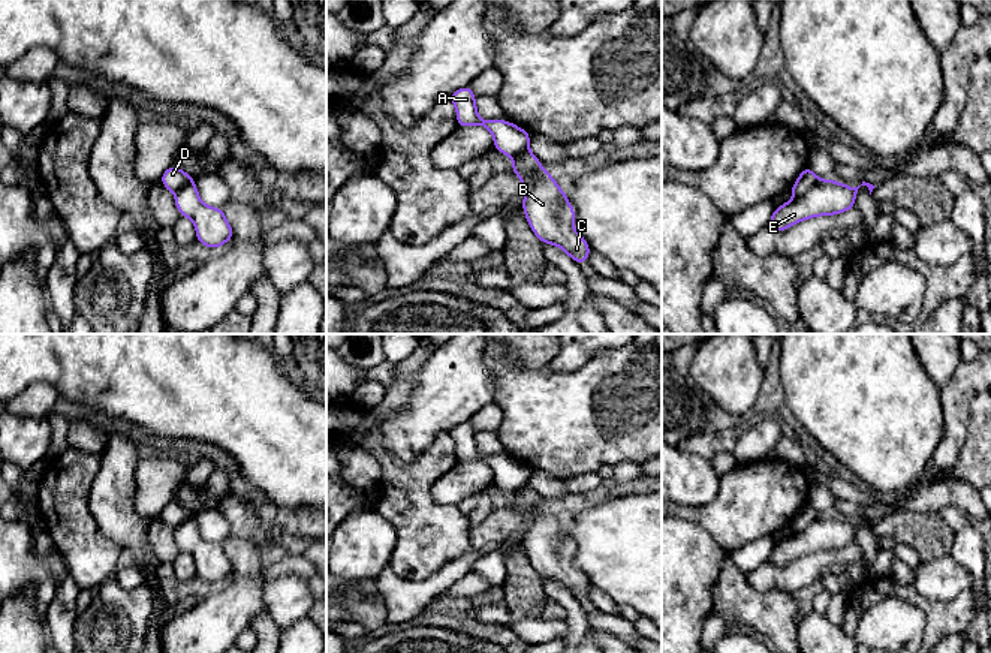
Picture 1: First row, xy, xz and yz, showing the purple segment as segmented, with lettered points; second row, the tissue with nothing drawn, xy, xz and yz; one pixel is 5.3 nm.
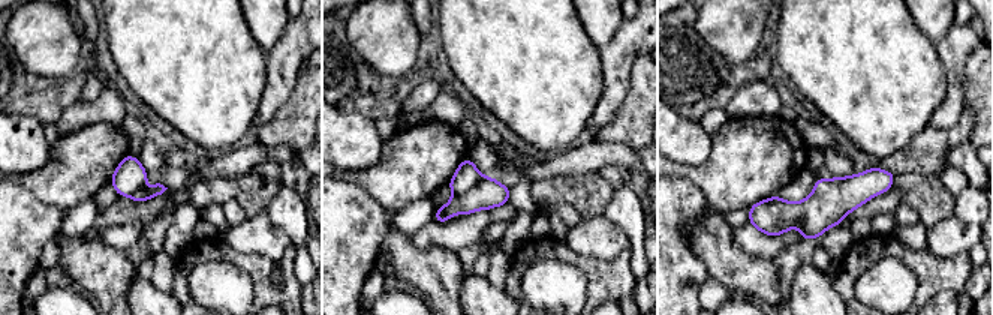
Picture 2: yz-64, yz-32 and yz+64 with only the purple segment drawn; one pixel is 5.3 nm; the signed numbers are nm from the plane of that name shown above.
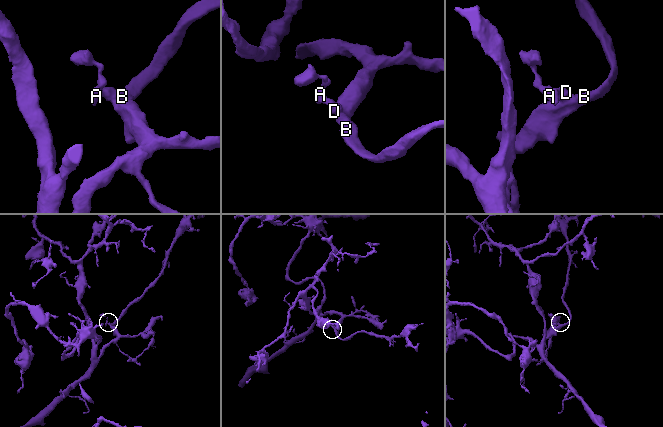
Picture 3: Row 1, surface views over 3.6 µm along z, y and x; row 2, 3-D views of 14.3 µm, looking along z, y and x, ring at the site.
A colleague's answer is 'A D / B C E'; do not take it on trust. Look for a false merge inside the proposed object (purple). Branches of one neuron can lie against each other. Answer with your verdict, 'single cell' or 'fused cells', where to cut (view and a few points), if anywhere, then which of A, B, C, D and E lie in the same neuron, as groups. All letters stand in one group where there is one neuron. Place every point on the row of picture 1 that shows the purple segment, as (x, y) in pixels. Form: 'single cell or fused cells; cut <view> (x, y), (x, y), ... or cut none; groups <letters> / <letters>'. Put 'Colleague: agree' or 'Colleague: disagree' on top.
Colleague: agree
fused cells; cut yz (821, 180), (797, 198); groups A D / B C E

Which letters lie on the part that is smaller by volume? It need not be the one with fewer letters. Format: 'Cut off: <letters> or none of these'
Cut off: A, D

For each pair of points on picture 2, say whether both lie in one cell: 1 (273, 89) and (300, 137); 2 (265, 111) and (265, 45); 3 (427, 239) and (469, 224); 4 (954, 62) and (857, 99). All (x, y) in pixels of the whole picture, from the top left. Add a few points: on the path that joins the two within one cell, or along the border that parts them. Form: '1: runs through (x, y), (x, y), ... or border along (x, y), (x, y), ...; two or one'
1: border along (298, 74), (289, 98), (262, 125); two
2: border along (286, 23), (282, 36), (265, 53); two
3: runs through (438, 234), (459, 234); one
4: border along (935, 45), (945, 78), (945, 96), (942, 101); two

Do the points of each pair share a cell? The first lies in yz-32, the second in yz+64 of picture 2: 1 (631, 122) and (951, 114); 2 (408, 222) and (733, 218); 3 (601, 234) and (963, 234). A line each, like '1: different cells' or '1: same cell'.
1: different cells
2: same cell
3: same cell

